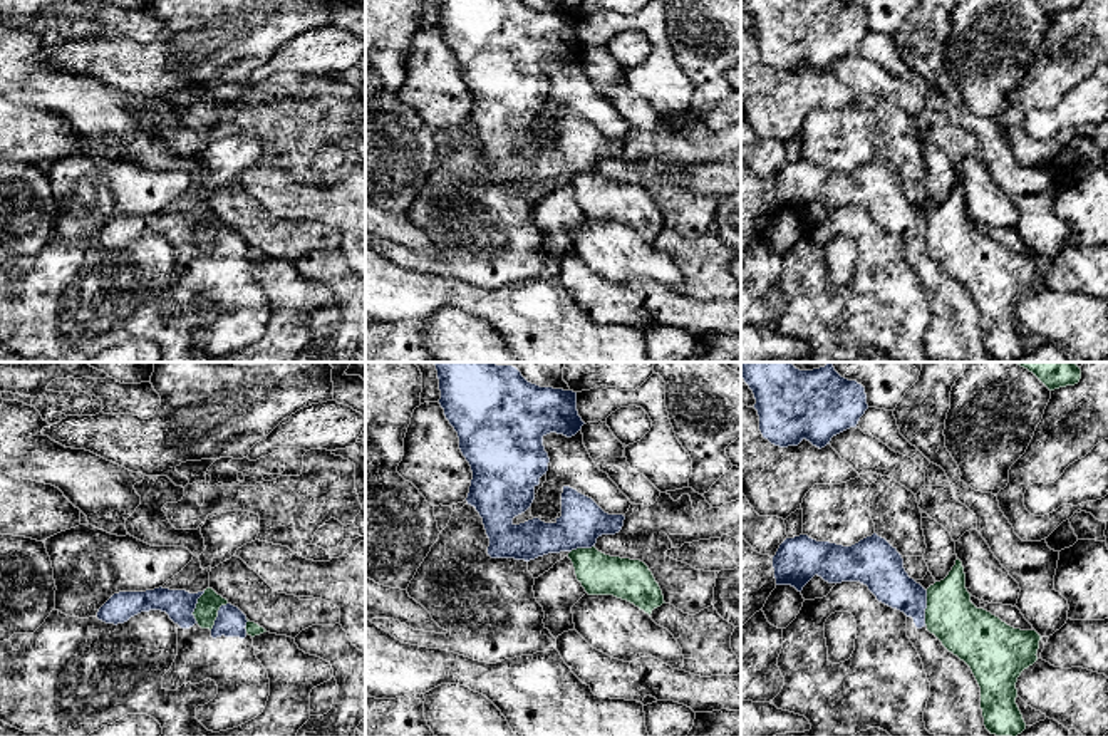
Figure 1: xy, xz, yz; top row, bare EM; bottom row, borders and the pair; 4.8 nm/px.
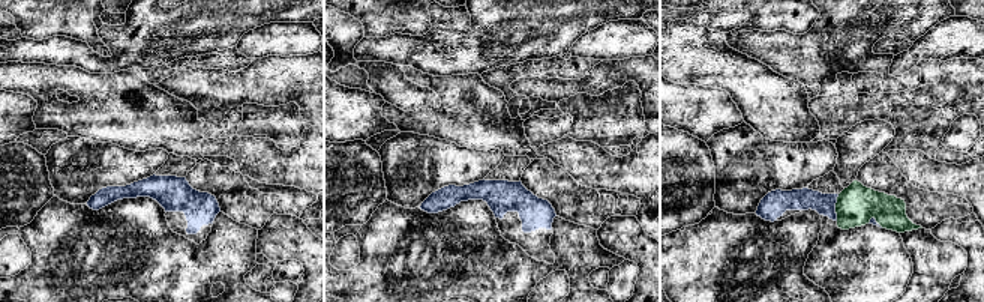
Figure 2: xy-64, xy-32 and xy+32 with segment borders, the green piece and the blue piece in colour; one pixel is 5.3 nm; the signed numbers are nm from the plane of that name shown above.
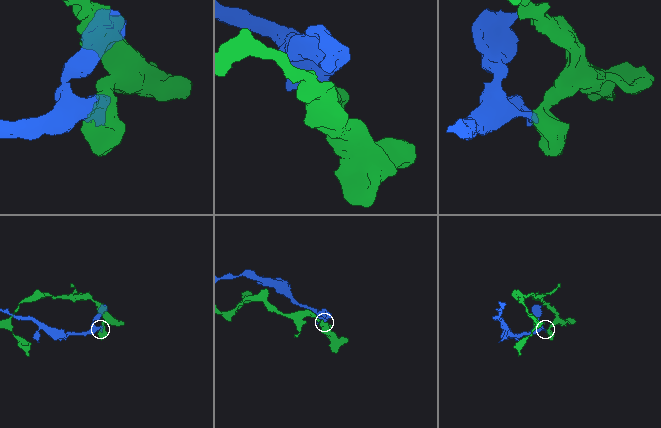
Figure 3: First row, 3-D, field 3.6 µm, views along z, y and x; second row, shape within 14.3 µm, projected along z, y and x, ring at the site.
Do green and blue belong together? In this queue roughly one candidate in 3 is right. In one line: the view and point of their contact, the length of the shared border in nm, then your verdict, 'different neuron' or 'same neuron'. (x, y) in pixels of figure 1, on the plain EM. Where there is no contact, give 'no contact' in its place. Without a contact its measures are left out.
yz (927, 232) | 170 nm | different neuron

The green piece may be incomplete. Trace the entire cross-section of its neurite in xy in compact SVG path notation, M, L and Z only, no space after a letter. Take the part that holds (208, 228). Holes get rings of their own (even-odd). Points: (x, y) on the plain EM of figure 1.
M206 213L205 218L198 223L196 233L193 236L198 250L201 253L213 253L221 230L226 230L228 225L218 220L213 213Z

